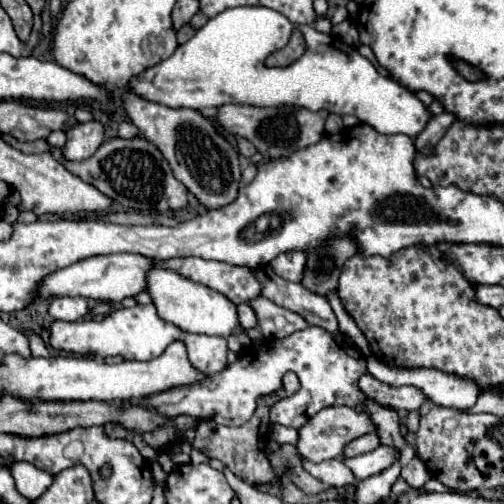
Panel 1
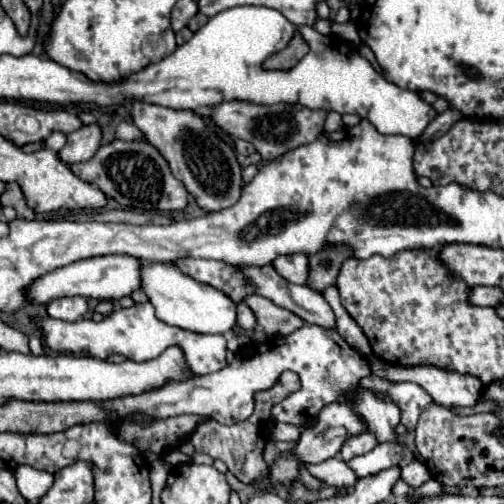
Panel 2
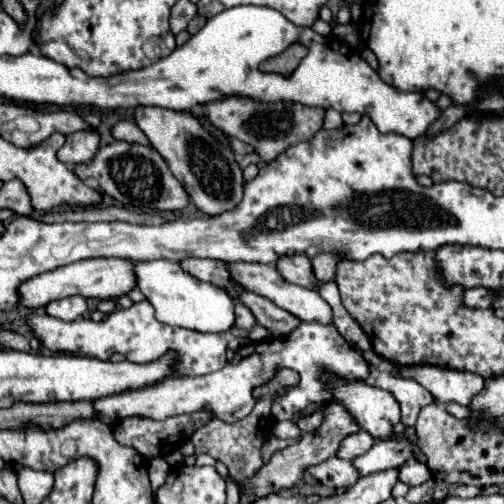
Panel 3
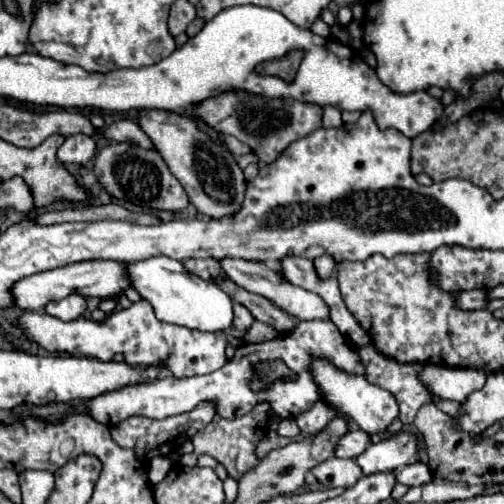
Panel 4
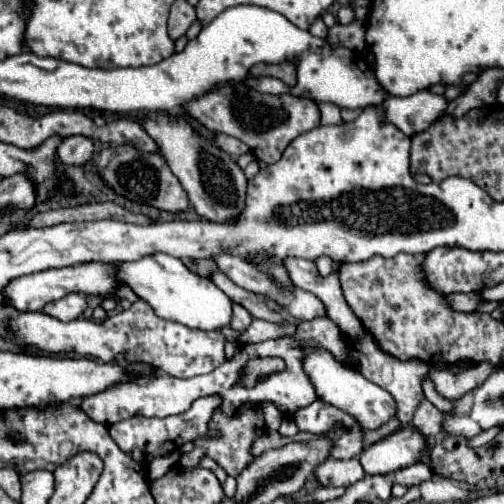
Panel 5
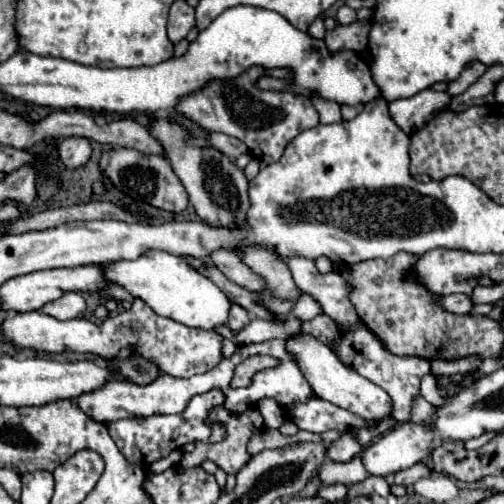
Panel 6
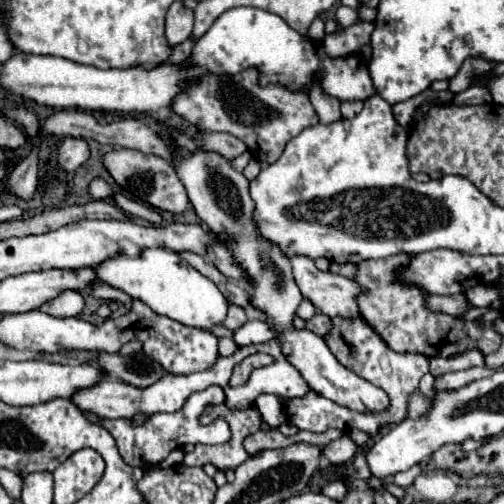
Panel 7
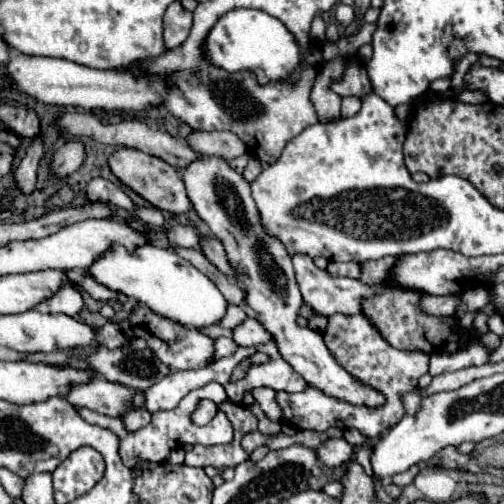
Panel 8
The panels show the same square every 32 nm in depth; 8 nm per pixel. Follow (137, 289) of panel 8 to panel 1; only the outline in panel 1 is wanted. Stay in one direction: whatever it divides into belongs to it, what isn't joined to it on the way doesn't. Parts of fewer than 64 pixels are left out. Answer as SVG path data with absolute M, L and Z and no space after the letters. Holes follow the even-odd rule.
M152 268L148 272L148 288L146 292L152 296L154 306L158 308L160 316L184 332L194 332L194 334L208 334L208 336L230 336L238 326L238 312L236 306L216 290L202 286L202 284L192 284L190 280L176 276L176 272L164 272L162 268Z

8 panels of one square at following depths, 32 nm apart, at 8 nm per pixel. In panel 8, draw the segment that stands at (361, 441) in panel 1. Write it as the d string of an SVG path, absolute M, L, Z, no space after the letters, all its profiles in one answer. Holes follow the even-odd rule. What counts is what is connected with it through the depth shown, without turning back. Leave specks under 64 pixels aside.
M344 438L328 440L318 448L318 456L328 468L336 468L336 466L350 462L352 454L354 454L354 446L350 442L346 442Z

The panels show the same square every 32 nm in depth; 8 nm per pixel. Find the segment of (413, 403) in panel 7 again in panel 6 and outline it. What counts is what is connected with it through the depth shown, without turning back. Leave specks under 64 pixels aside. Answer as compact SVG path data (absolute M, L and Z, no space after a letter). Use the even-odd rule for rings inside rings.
M422 396L416 398L416 404L412 408L412 420L416 424L424 424L428 428L434 428L434 422L436 422L436 408L426 402Z

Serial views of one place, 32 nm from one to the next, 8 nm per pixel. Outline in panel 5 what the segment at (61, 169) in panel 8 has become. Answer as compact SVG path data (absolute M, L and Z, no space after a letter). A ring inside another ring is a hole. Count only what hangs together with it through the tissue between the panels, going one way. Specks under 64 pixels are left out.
M68 136L58 148L58 158L66 166L84 166L94 154L94 142L88 136Z

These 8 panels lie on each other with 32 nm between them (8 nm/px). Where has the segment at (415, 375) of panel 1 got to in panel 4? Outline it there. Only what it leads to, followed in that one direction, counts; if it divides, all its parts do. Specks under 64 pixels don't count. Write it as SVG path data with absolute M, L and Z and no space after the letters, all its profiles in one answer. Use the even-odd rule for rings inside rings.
M426 364L424 370L418 374L420 382L440 400L456 400L458 404L464 404L466 398L480 390L486 382L484 372L472 372L472 370L460 370L460 368L446 368L446 366L432 366Z

